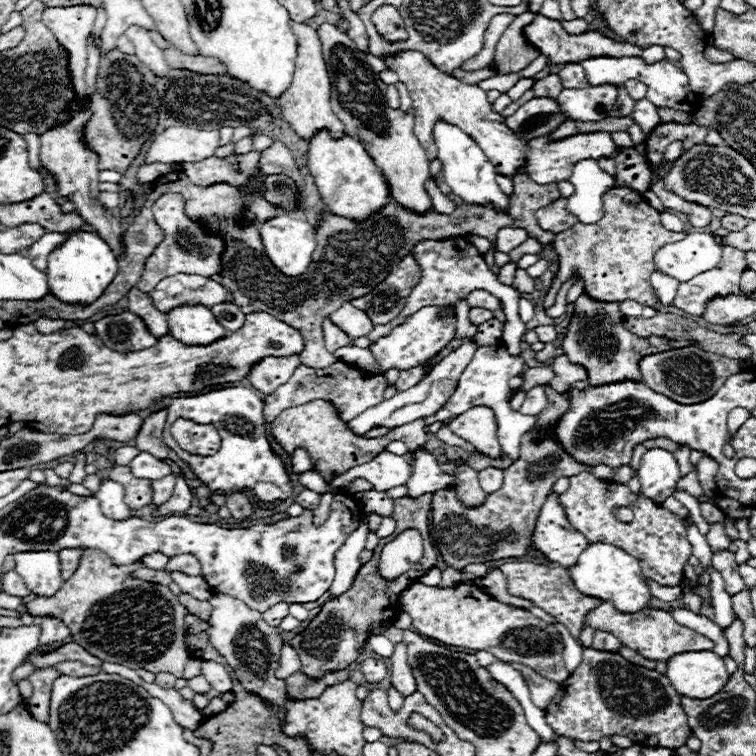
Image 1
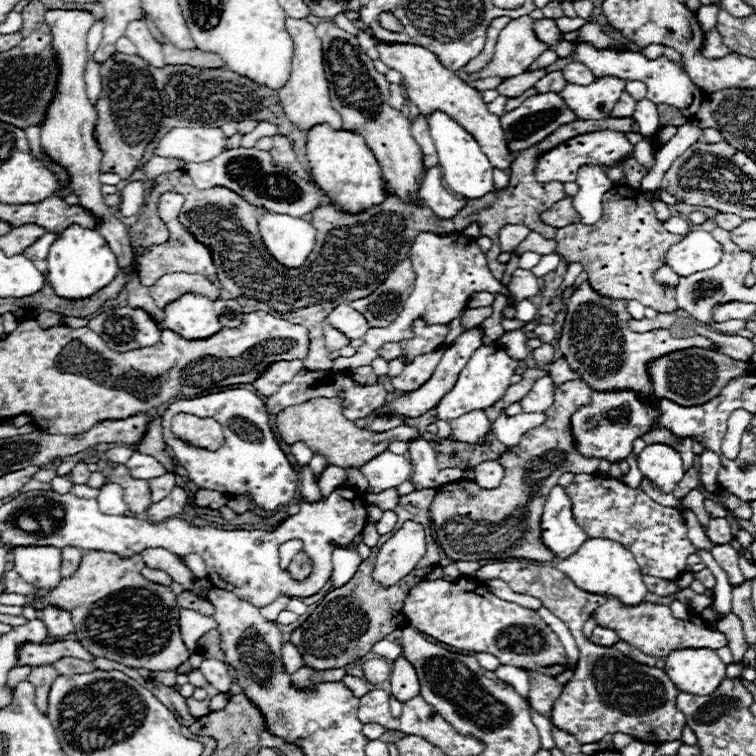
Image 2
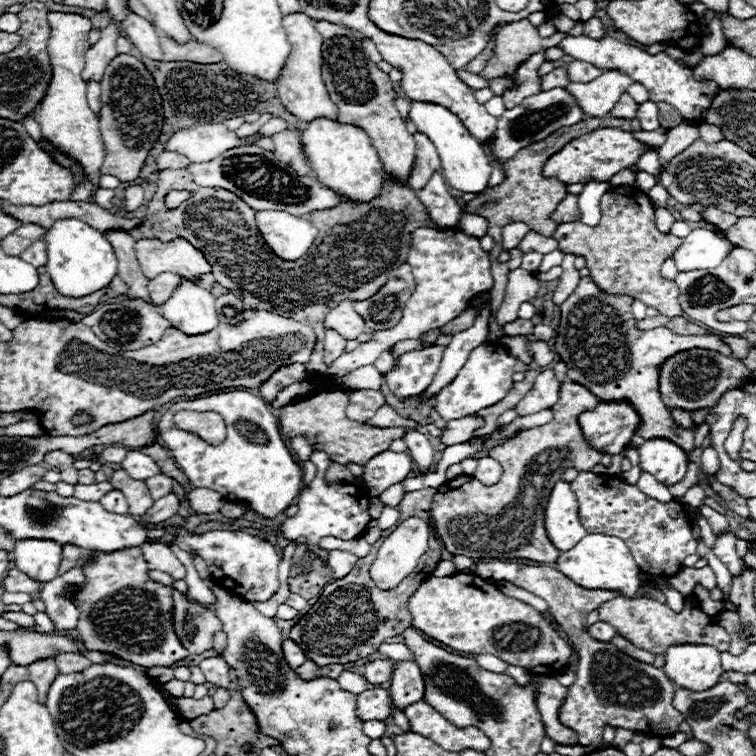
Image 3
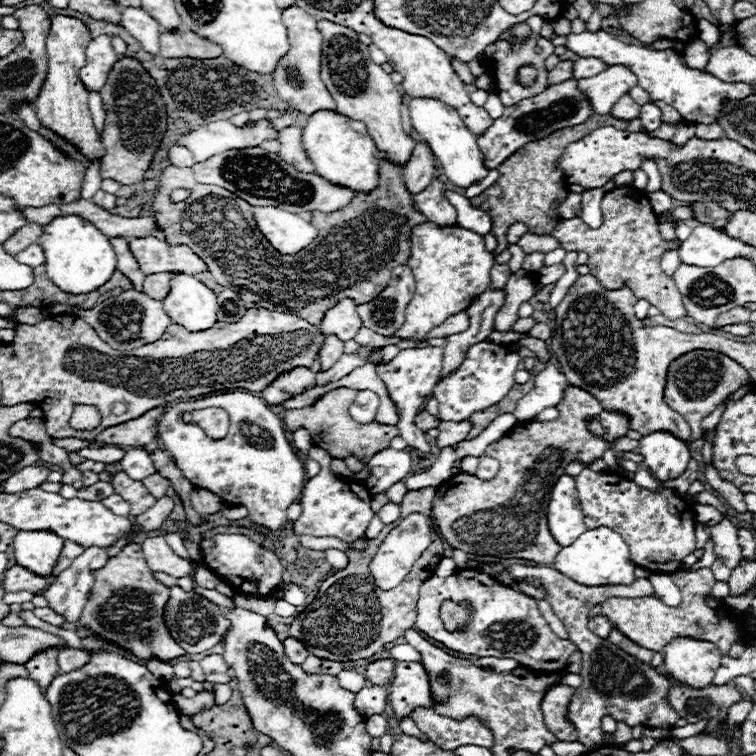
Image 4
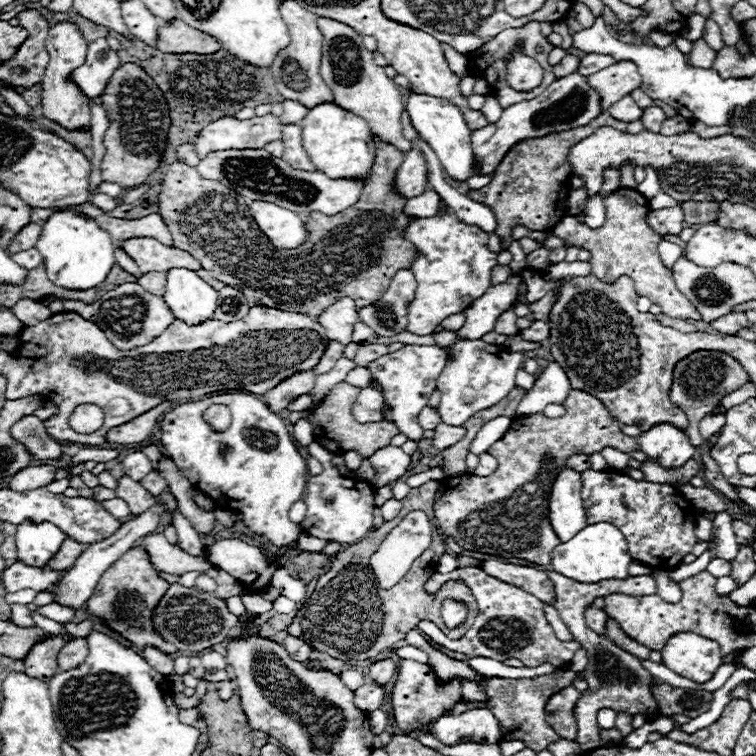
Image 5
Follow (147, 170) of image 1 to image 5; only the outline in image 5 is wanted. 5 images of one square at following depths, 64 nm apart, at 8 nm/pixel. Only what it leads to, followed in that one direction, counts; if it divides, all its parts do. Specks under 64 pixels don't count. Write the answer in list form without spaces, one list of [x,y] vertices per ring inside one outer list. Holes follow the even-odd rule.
[[[182,144],[182,146],[178,148],[178,160],[186,162],[186,164],[190,164],[190,166],[196,166],[196,164],[200,162],[198,156],[196,156],[196,152],[194,152],[194,148],[192,148],[190,144]]]

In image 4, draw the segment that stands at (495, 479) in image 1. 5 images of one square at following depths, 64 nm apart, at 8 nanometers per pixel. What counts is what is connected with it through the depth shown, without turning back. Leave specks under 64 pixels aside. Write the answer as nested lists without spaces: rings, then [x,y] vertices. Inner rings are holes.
[[[480,456],[480,466],[476,470],[476,476],[480,480],[492,480],[500,470],[500,464],[490,456]]]

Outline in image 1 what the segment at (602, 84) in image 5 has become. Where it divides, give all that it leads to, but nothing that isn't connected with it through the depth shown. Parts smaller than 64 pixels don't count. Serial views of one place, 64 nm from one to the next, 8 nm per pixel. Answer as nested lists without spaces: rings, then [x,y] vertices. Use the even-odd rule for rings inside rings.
[[[604,84],[604,86],[586,86],[582,90],[568,90],[564,88],[556,102],[560,104],[560,110],[566,114],[568,120],[574,122],[598,122],[604,120],[612,104],[616,102],[616,86]]]

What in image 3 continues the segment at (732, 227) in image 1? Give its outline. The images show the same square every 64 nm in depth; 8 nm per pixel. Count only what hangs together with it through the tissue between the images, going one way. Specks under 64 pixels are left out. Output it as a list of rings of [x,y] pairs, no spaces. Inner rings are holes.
[[[706,206],[706,210],[702,212],[702,220],[714,224],[720,230],[728,230],[738,218],[734,218],[734,214],[726,214],[726,212],[722,212],[722,210],[714,208],[714,206]]]

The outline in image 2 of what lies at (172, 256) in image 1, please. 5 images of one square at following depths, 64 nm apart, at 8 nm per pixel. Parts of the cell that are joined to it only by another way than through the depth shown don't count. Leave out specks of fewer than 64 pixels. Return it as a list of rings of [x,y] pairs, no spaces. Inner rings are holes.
[[[166,192],[160,196],[158,200],[160,208],[172,208],[172,220],[168,222],[168,230],[170,230],[170,238],[168,242],[160,244],[160,246],[152,246],[148,252],[144,252],[138,262],[140,262],[140,274],[142,274],[142,284],[144,286],[152,286],[160,276],[164,274],[172,274],[172,272],[200,272],[202,276],[212,276],[216,272],[216,266],[212,262],[212,250],[204,244],[200,244],[180,222],[178,222],[178,214],[182,208],[182,194],[176,192]]]

